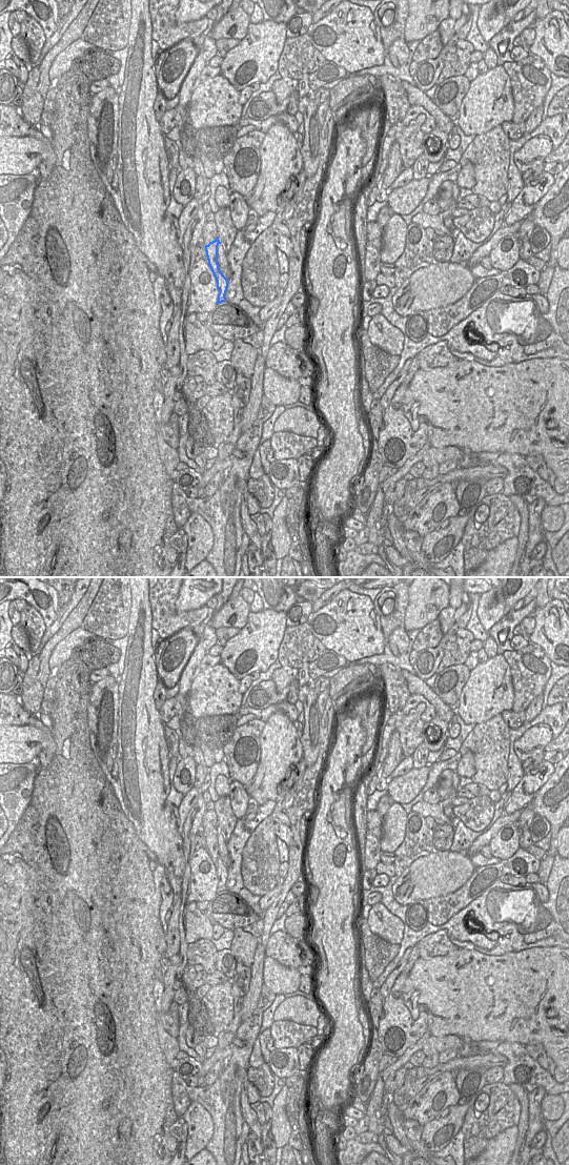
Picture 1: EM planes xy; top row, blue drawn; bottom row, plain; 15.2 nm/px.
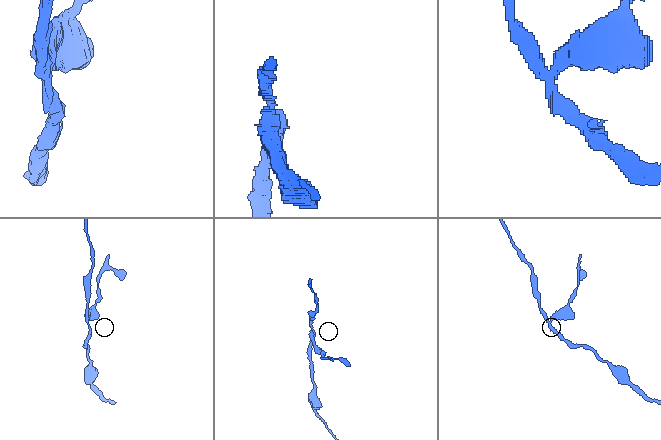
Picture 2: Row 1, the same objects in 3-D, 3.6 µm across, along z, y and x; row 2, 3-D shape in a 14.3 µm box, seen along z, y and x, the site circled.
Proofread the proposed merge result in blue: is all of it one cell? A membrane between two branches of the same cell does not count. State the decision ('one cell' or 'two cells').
two cells

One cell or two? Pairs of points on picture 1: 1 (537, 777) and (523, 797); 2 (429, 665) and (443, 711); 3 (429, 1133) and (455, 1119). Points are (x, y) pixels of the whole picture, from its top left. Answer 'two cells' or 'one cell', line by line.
1: one cell
2: two cells
3: one cell

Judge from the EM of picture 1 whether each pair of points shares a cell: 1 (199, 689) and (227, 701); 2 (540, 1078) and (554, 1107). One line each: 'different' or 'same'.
1: same
2: different

